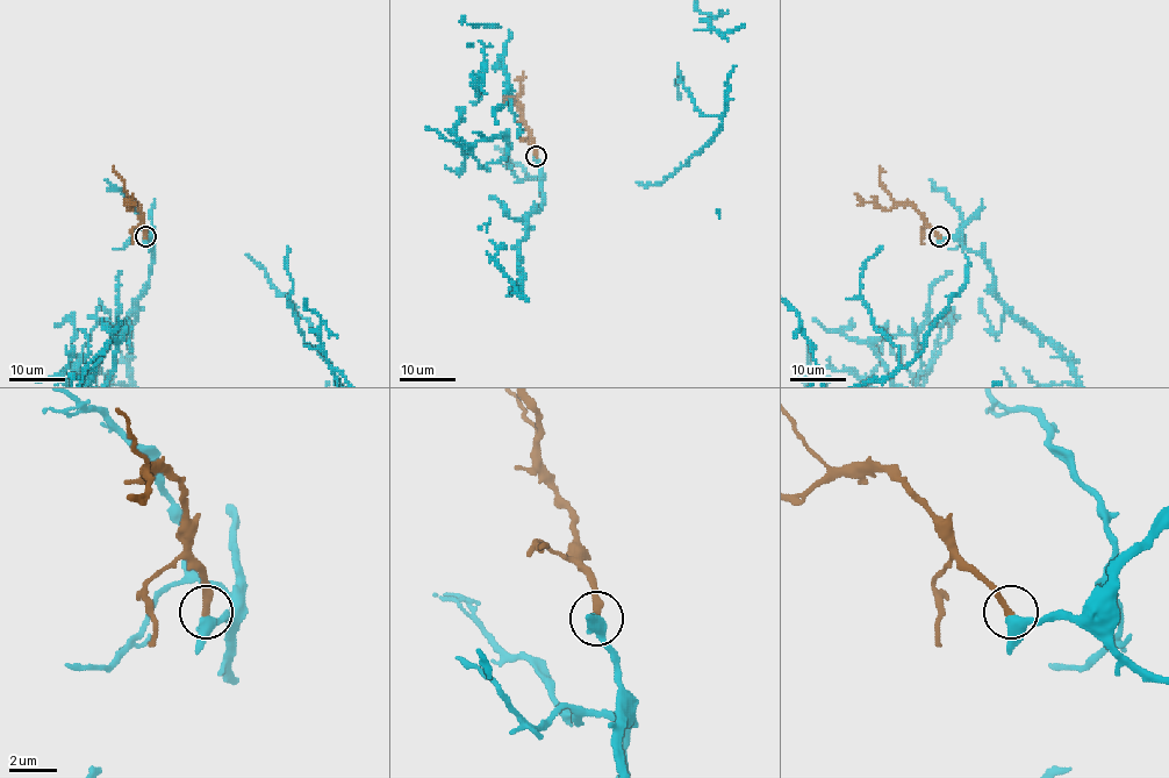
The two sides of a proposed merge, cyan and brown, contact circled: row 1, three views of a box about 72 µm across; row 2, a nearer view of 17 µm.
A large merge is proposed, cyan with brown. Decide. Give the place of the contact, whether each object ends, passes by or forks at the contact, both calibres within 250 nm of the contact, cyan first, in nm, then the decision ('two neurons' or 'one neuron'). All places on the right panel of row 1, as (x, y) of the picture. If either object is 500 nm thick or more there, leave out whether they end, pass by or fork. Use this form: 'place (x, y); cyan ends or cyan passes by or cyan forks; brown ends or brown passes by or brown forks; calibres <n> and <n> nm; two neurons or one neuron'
place (939, 236); cyan passes by; brown ends; calibres 400 and 280 nm; one neuron

